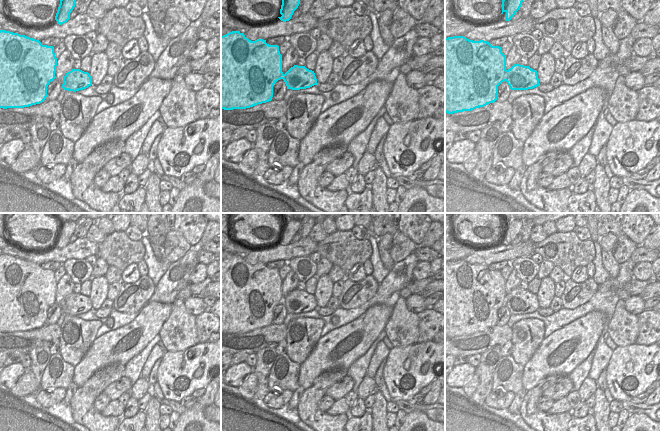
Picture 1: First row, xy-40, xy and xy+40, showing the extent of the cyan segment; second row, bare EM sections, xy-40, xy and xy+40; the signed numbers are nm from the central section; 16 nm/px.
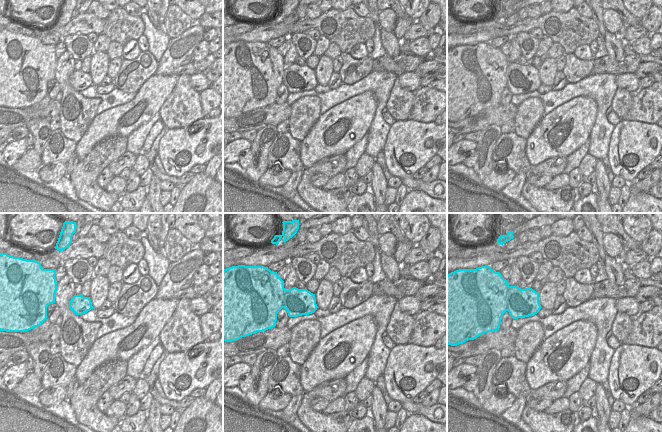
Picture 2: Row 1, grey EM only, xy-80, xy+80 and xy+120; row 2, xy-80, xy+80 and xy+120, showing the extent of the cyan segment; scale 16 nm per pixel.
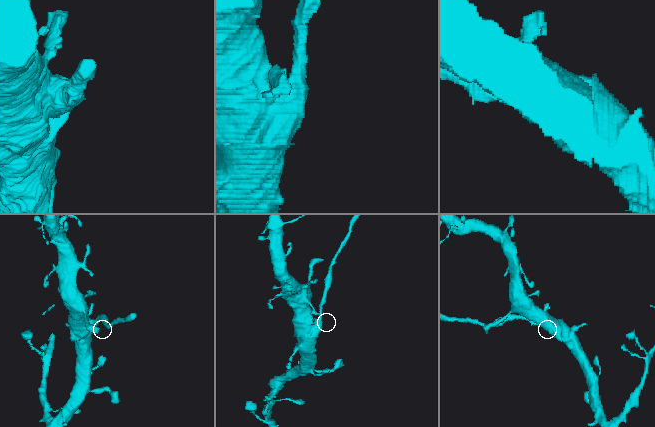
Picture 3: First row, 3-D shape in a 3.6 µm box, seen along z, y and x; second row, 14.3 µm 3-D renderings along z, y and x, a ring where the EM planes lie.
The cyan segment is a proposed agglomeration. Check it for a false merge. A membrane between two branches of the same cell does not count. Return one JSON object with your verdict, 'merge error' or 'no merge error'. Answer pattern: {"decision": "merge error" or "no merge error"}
{"decision": "merge error"}

